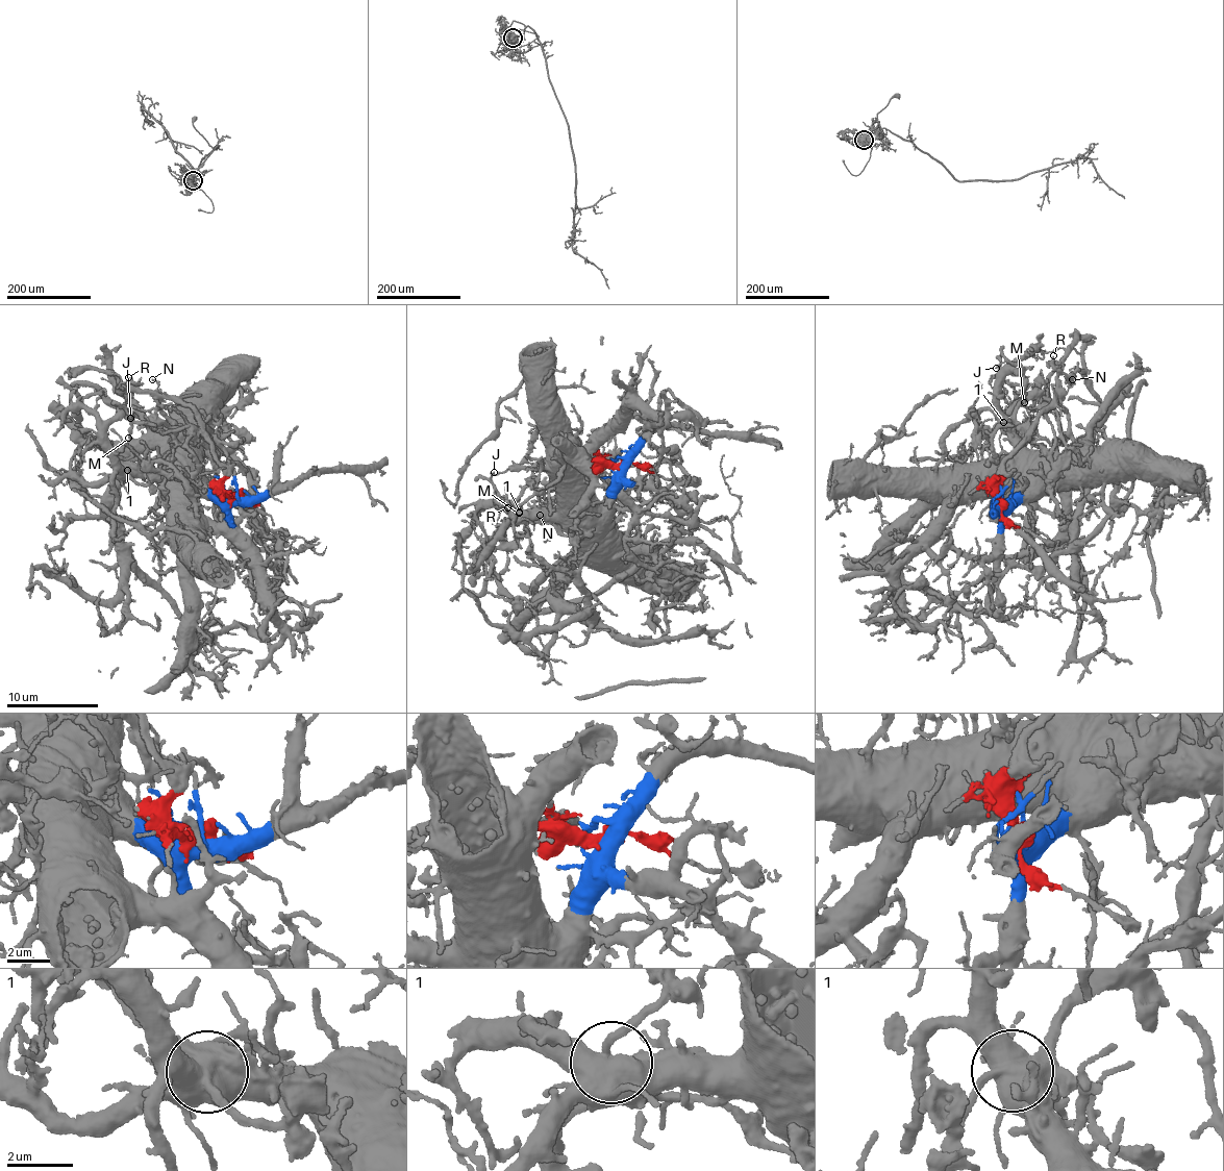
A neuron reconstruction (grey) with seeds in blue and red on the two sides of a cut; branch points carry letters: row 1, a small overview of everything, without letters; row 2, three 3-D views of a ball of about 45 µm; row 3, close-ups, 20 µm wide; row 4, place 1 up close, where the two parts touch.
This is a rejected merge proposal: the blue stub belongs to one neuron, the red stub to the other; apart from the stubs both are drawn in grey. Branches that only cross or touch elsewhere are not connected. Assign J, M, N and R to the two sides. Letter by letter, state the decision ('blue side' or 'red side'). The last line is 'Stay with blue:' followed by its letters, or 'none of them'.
J: blue side
M: blue side
N: red side
R: red side
Stay with blue: J, M

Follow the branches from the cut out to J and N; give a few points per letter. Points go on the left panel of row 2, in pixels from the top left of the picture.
J: (236, 497), (203, 489), (183, 475), (168, 471), (139, 478), (118, 463), (105, 435), (124, 407), (131, 418)
N: (236, 497), (222, 487), (223, 472), (195, 410), (171, 400), (151, 378)

